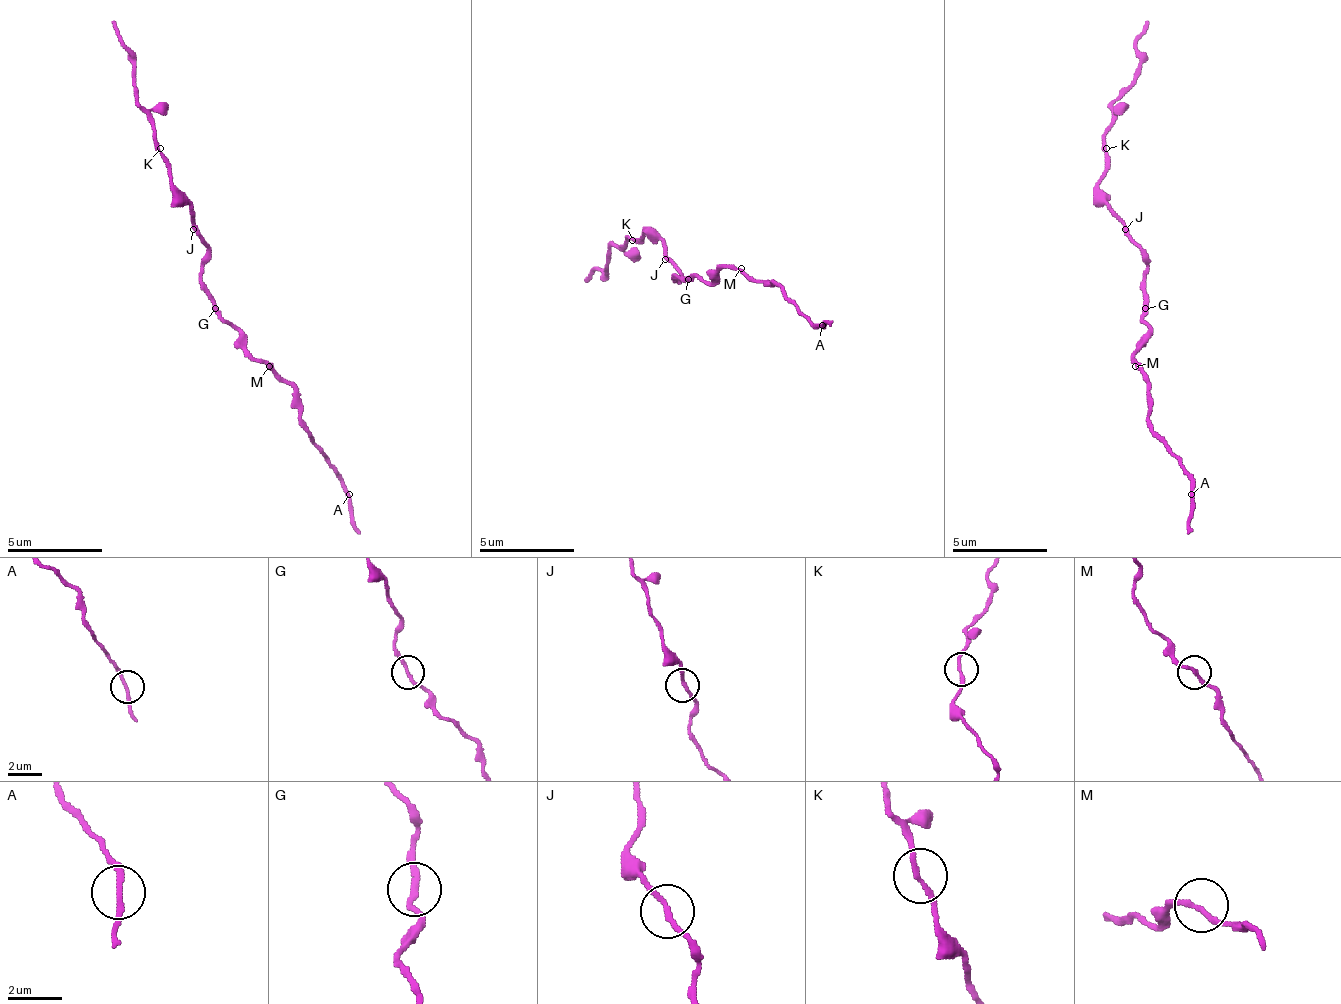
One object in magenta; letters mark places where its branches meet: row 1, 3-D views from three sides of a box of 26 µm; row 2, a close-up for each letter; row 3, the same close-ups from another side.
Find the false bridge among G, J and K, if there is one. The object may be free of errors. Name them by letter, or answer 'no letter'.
no letter

